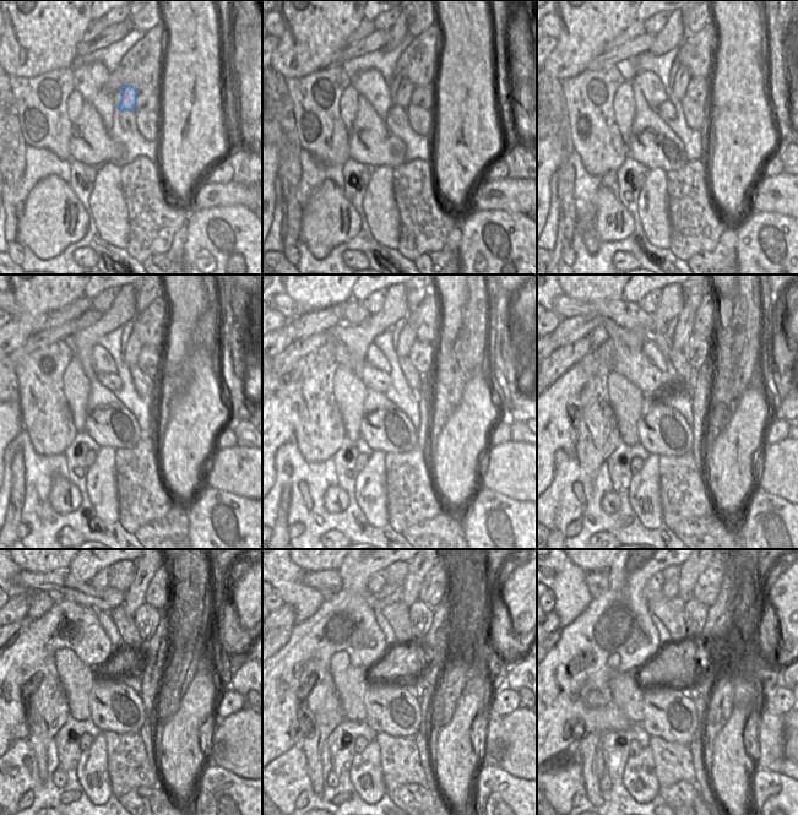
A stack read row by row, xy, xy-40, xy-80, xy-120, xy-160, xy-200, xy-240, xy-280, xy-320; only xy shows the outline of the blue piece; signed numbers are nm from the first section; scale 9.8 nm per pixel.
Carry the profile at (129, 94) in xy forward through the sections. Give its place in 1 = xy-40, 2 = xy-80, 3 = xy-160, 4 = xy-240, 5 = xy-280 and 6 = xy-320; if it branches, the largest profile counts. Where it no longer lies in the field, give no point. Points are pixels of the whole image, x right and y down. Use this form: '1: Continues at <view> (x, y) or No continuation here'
1: Continues at xy-40 (405, 91)
2: Continues at xy-80 (683, 76)
3: Continues at xy-160 (407, 337)
4: Continues at xy-240 (135, 597)
5: Continues at xy-280 (416, 574)
6: Continues at xy-320 (689, 574).

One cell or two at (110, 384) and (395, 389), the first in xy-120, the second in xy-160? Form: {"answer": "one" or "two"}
{"answer": "two"}

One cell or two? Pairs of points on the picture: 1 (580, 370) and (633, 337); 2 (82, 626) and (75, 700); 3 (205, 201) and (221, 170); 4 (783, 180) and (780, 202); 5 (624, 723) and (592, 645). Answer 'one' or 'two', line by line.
1: two
2: two
3: two
4: one
5: one

